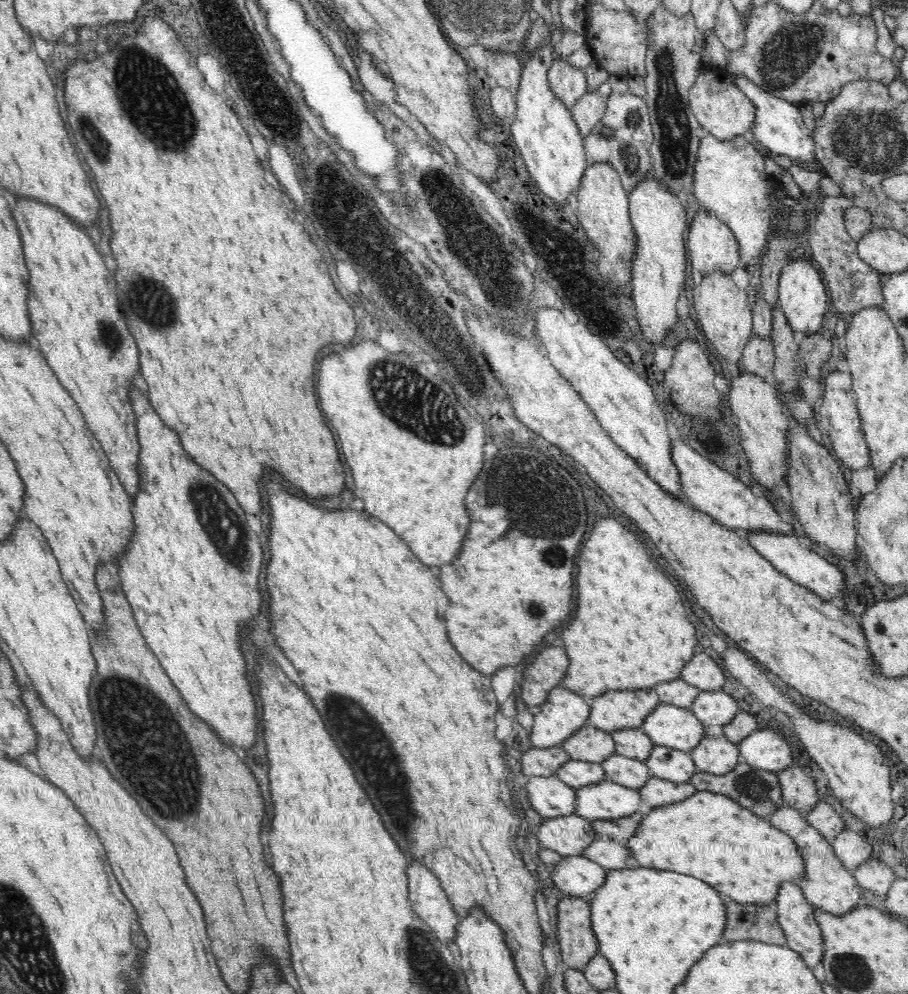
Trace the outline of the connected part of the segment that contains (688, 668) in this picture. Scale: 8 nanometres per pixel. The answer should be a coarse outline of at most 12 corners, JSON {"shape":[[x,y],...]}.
{"shape":[[706,653],[692,655],[681,678],[720,691],[726,672]]}

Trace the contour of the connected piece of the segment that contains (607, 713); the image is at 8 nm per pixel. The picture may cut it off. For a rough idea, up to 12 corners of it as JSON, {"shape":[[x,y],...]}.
{"shape":[[654,688],[589,699],[587,722],[606,732],[640,728],[660,701]]}

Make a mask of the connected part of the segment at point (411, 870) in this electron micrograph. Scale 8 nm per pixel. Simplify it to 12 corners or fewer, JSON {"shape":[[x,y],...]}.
{"shape":[[409,855],[409,900],[446,946],[459,915],[438,877]]}

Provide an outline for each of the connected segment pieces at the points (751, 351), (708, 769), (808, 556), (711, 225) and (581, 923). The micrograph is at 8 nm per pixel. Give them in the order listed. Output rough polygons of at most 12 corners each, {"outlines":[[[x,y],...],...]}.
{"outlines":[[[752,334],[738,367],[768,378],[775,363],[771,340]],[[704,735],[689,753],[698,771],[730,772],[742,761],[725,735]],[[794,535],[748,542],[782,574],[841,604],[844,574]],[[703,207],[686,248],[703,276],[739,266],[733,232]],[[589,900],[556,908],[562,962],[582,970],[598,954]]]}

